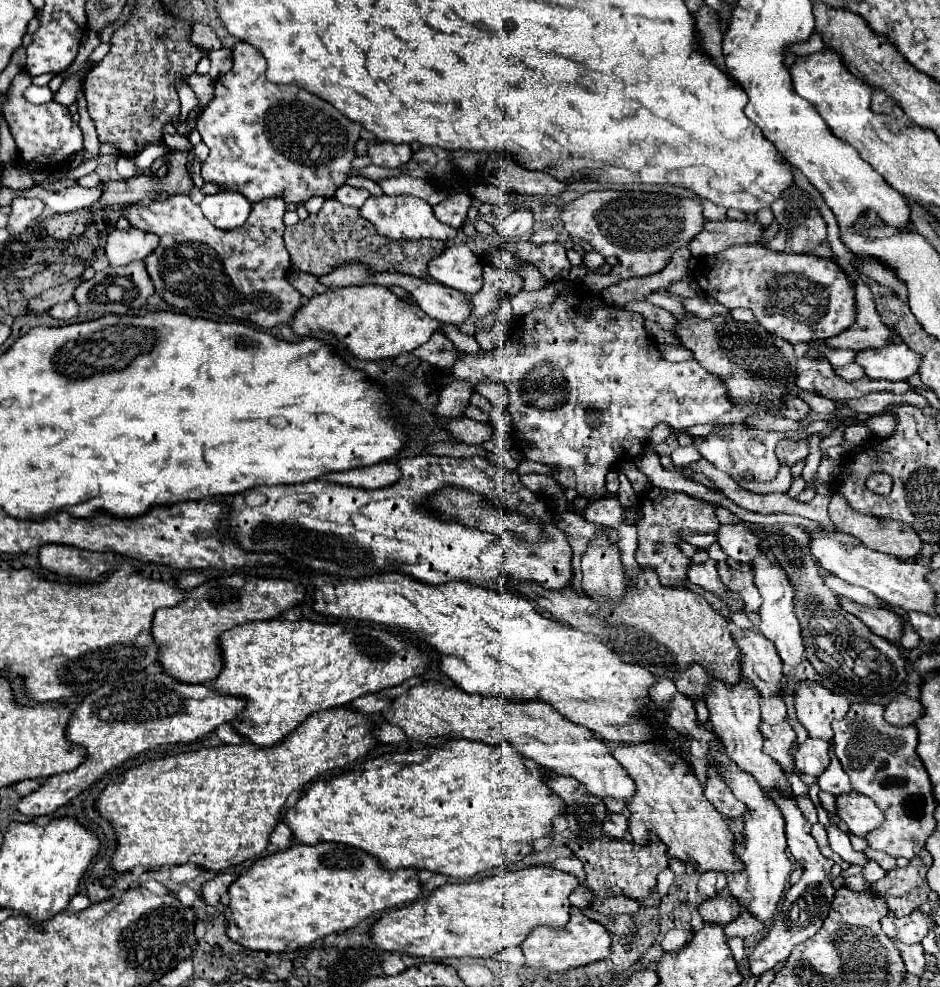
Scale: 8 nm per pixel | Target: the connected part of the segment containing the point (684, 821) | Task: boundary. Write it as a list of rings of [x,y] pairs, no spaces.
[[[661,740],[615,744],[611,754],[635,782],[635,794],[625,800],[625,804],[629,810],[629,834],[637,844],[647,844],[647,834],[655,832],[671,856],[679,860],[693,860],[697,870],[741,870],[741,862],[733,854],[735,838],[725,818],[703,798],[699,778],[669,744]]]

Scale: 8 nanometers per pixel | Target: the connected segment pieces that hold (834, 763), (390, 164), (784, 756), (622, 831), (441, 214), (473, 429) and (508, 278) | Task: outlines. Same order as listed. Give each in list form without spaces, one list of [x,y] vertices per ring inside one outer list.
[[[829,740],[829,758],[831,758],[829,766],[827,766],[825,772],[819,776],[819,786],[821,786],[821,790],[831,792],[833,796],[839,796],[839,794],[851,792],[849,776],[847,776],[845,770],[841,768],[837,756],[833,754],[833,740]]]
[[[393,142],[369,144],[369,150],[367,150],[367,156],[371,158],[371,162],[383,168],[399,168],[409,160],[411,154],[413,152],[409,144],[393,144]]]
[[[787,720],[779,722],[779,724],[767,724],[761,722],[759,724],[759,732],[763,734],[765,742],[763,742],[763,750],[785,768],[785,772],[793,772],[793,756],[791,756],[791,746],[795,742],[795,732],[791,728],[791,724]]]
[[[607,810],[605,820],[603,820],[603,832],[607,836],[613,836],[613,838],[627,836],[627,816],[625,814],[615,814],[615,812]]]
[[[453,192],[441,204],[433,206],[433,212],[443,224],[461,228],[467,218],[469,206],[471,206],[471,196],[467,192]]]
[[[459,418],[455,422],[449,422],[447,428],[459,442],[465,442],[465,444],[481,444],[481,442],[487,442],[493,438],[491,426],[469,420],[469,418]]]
[[[508,272],[502,280],[502,291],[507,295],[515,295],[523,290],[523,278],[516,272]]]

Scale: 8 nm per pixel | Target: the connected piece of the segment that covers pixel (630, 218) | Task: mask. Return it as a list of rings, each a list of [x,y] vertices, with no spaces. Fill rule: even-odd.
[[[597,190],[565,204],[561,210],[565,230],[587,240],[603,256],[615,256],[617,264],[609,274],[587,274],[583,286],[591,292],[601,292],[621,280],[651,276],[661,272],[677,248],[687,246],[693,234],[705,226],[701,202],[689,194],[641,192],[641,190]]]

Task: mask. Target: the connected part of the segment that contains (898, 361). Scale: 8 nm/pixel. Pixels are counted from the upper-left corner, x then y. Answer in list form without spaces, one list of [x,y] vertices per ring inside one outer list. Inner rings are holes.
[[[895,342],[873,350],[863,350],[855,362],[865,368],[865,374],[871,380],[907,380],[917,374],[923,356],[913,352],[907,344]]]

